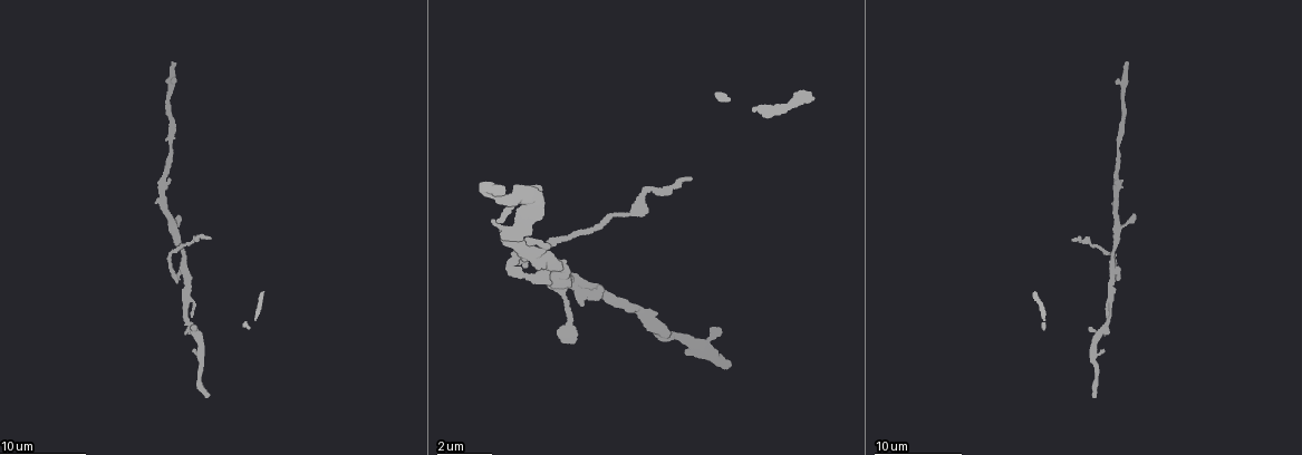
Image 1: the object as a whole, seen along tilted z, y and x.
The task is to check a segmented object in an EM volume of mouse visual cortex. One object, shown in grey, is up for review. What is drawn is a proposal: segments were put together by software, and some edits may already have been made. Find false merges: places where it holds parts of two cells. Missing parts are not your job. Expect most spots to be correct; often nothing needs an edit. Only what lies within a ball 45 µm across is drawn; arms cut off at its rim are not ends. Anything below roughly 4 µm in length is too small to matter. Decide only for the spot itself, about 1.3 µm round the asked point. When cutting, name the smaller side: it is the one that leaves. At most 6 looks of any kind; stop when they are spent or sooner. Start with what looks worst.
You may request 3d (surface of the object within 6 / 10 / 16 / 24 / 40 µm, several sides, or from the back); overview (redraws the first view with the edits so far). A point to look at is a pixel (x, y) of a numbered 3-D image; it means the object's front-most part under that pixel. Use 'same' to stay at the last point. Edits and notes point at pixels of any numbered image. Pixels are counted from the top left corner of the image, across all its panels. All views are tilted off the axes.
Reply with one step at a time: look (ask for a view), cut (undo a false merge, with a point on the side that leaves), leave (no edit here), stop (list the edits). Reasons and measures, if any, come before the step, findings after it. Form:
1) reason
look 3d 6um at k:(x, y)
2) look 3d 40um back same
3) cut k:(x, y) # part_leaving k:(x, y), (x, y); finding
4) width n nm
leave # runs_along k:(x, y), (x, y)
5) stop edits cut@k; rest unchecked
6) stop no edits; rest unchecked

a fork
look 3d 10um at 1:(182, 272)

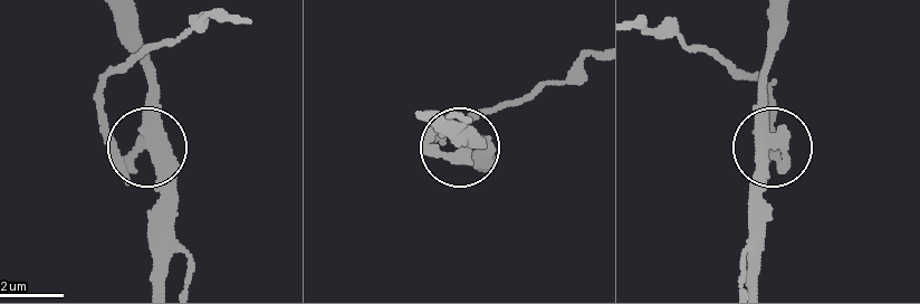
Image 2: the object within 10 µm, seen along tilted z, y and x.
look 3d 6um at 2:(149, 141)

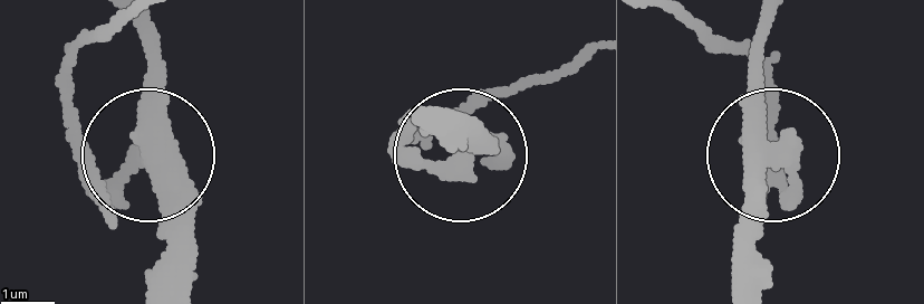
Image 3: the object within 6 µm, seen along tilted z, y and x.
side_arm 11 um
cut 3:(99, 208) # part_leaving 3:(148, 154), (92, 169), (68, 114), (77, 59), (127, 18); a second cell is stuck on

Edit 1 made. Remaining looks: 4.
look overview

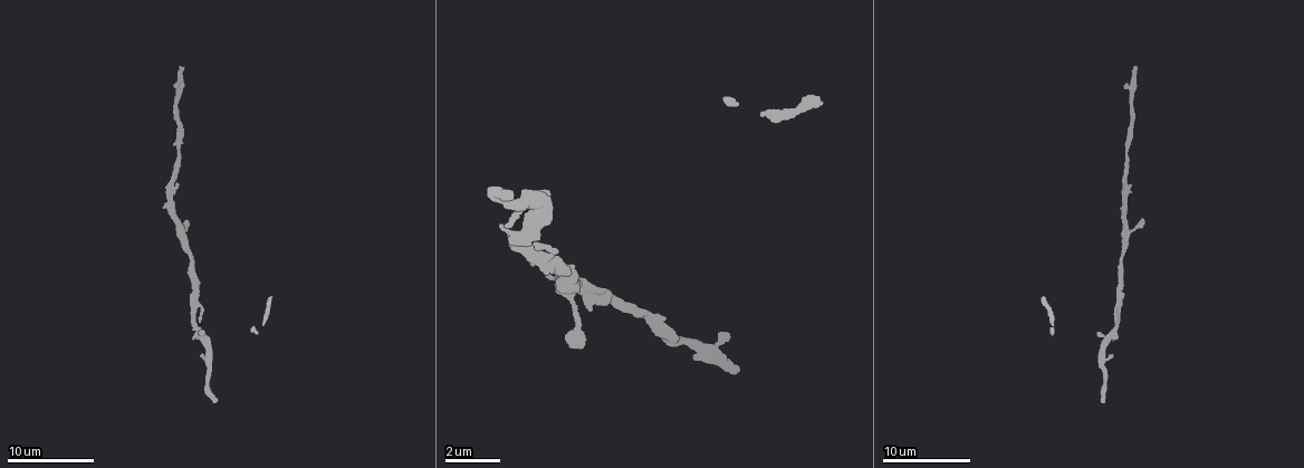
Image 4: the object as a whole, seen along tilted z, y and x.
thick turns thin
look 3d 10um at 4:(1114, 333)

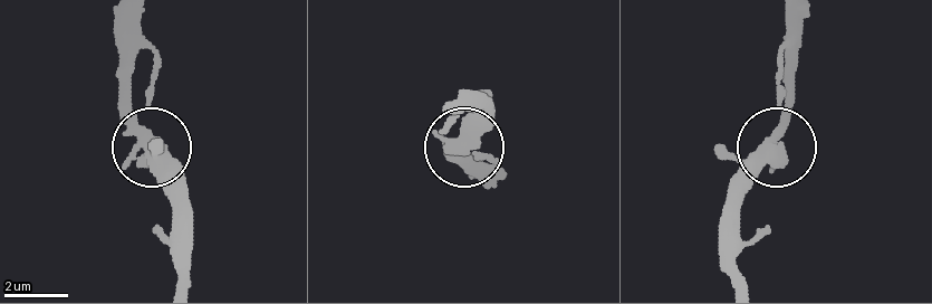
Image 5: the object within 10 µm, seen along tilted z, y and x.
leave # continuous, no second cell

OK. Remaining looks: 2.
narrows sharply
look 3d 6um at 4:(178, 150)

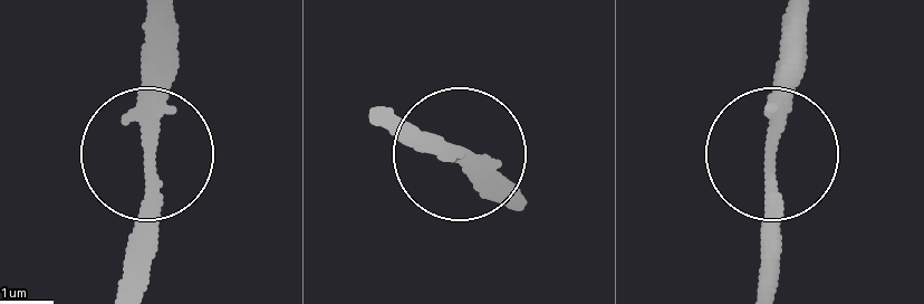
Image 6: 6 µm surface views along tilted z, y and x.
look 3d 6um back at 6:(152, 165)

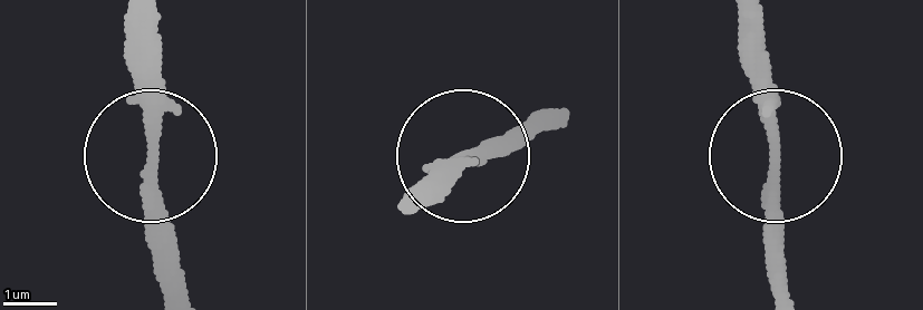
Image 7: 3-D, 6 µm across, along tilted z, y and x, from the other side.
leave # runs_along 7:(182, 288), (152, 168), (147, 25); all the same cell

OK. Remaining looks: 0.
stop edits cut@3; rest unchecked

